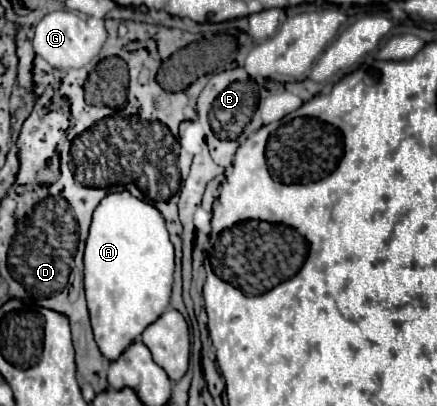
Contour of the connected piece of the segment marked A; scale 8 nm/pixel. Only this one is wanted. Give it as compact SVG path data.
M129 191L109 193L93 211L89 237L85 243L85 293L91 313L95 341L107 359L117 359L143 329L153 323L167 307L173 283L173 243L165 227L163 215L149 201L131 195Z

